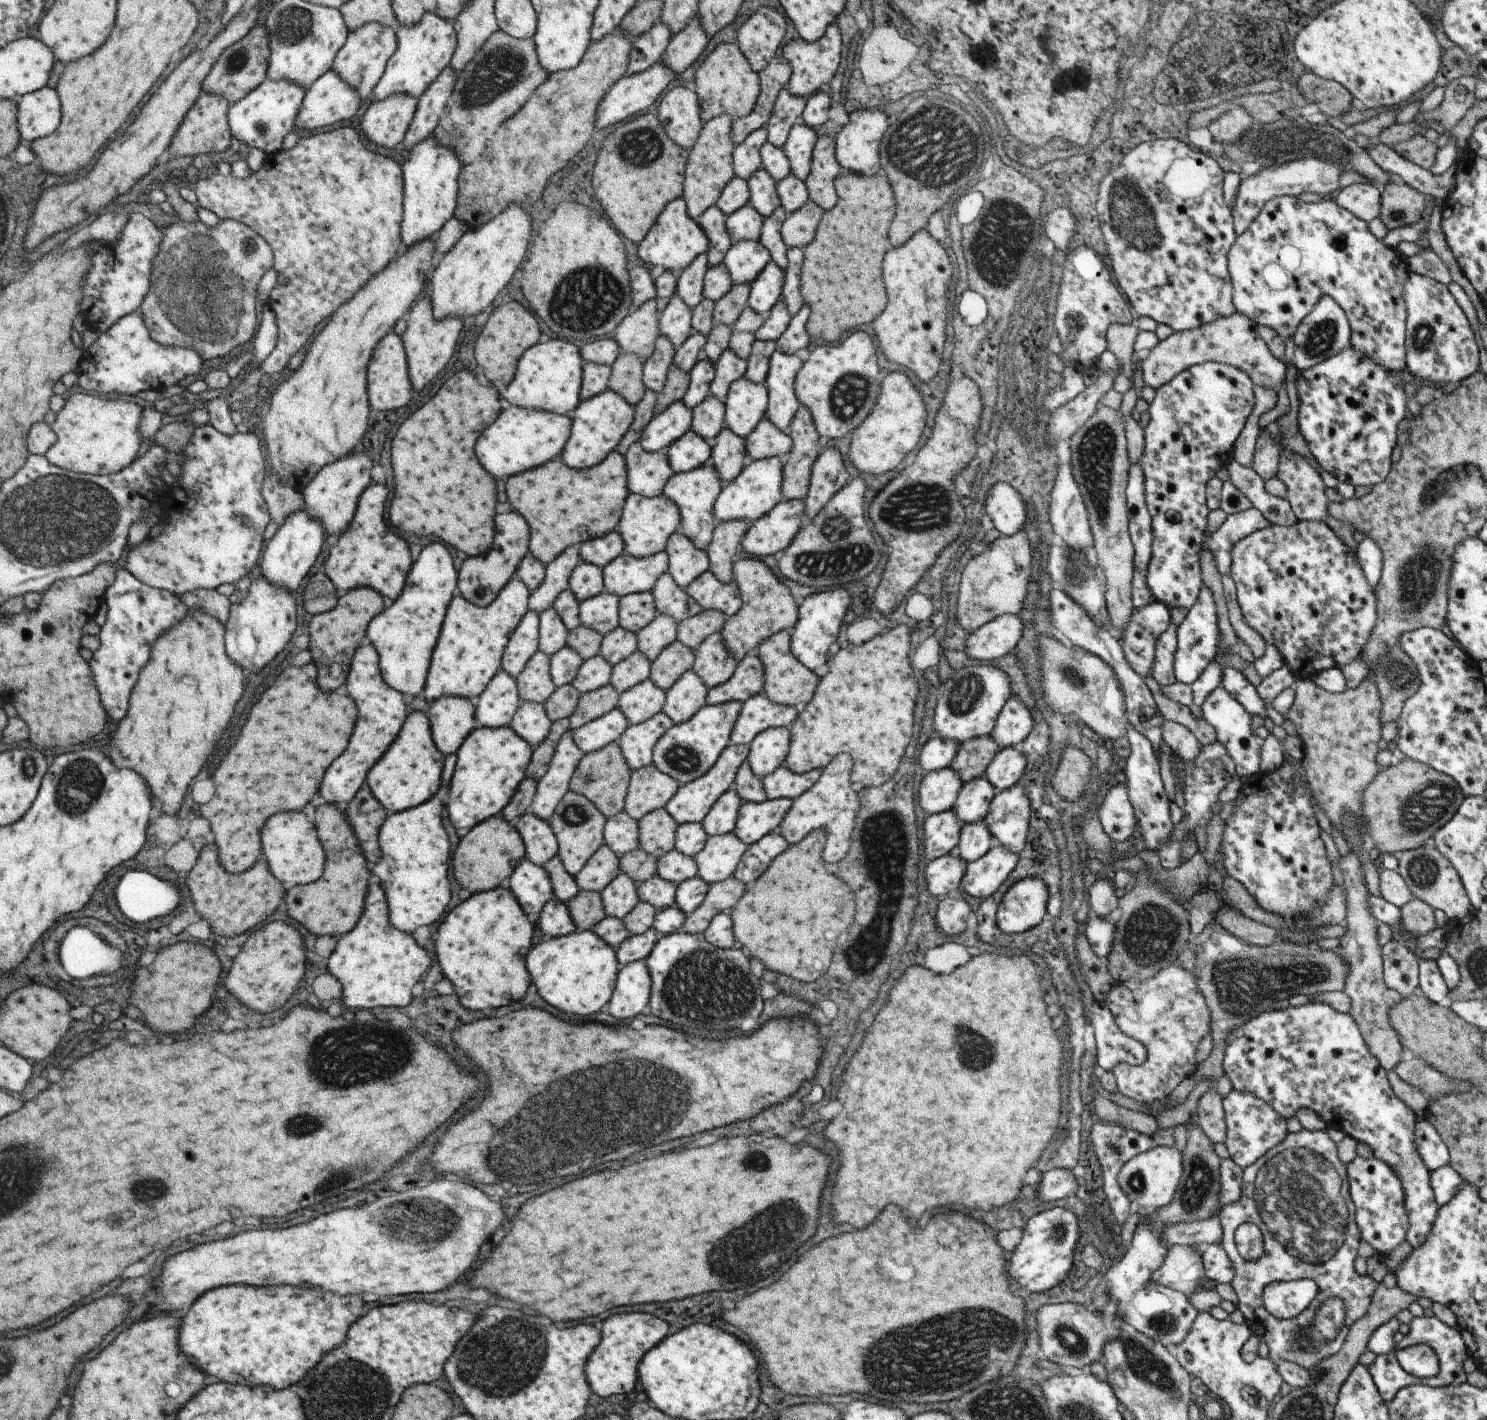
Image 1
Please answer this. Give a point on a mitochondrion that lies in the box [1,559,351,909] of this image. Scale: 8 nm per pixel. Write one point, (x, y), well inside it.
(78, 787)

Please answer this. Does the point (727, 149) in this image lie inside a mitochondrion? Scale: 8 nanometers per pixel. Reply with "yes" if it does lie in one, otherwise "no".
no

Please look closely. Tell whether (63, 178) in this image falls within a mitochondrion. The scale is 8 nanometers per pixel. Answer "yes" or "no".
no

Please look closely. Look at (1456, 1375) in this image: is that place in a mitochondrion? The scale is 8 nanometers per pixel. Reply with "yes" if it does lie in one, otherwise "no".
no

